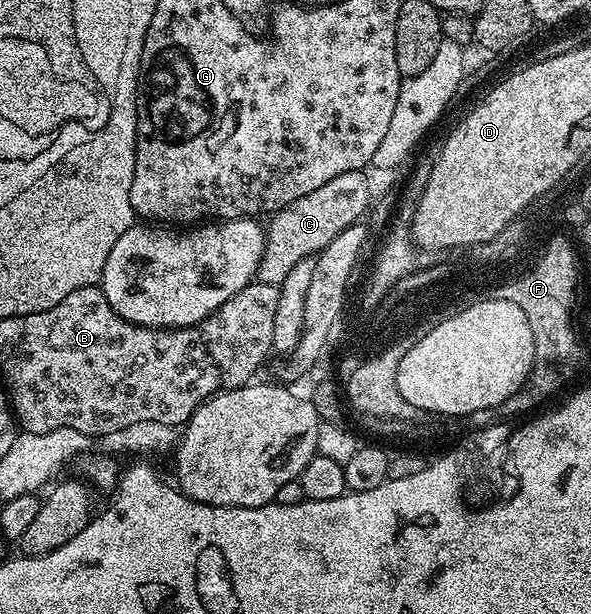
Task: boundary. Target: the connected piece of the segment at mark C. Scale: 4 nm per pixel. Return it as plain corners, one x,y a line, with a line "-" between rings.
354,169
345,171
345,175
337,175
337,179
329,179
317,191
309,191
309,195
301,195
293,204
278,210
270,218
271,226
265,229
267,242
263,248
263,258
259,264
258,280
267,285
282,286
283,280
301,263
301,259
315,257
341,231
345,231
355,222
362,222
371,207
369,179
366,172

